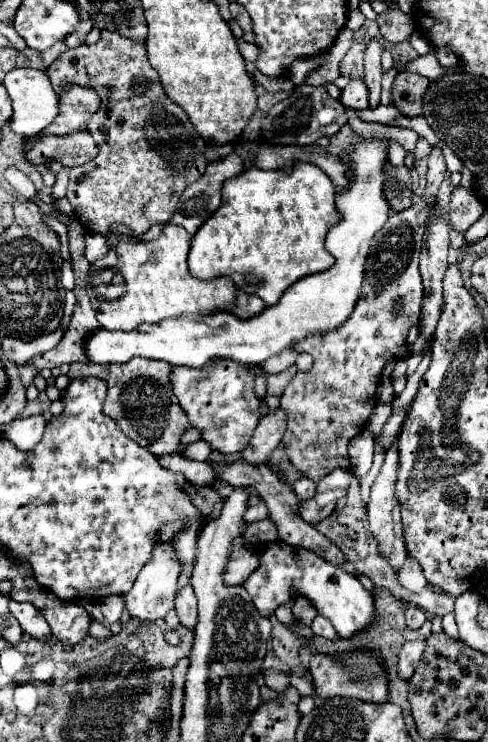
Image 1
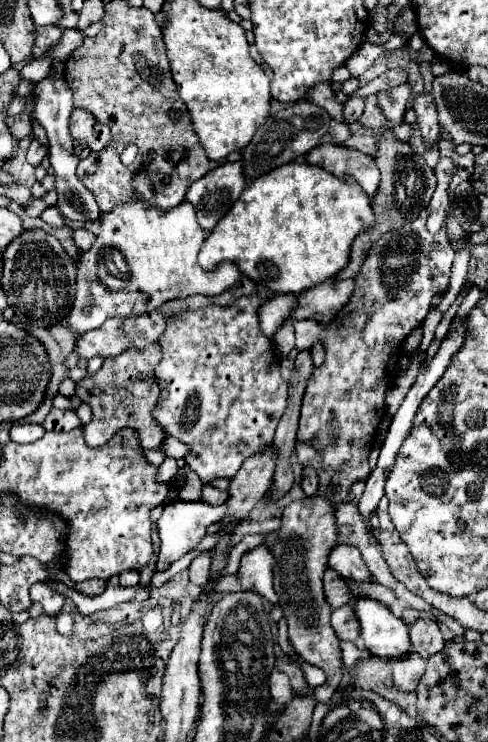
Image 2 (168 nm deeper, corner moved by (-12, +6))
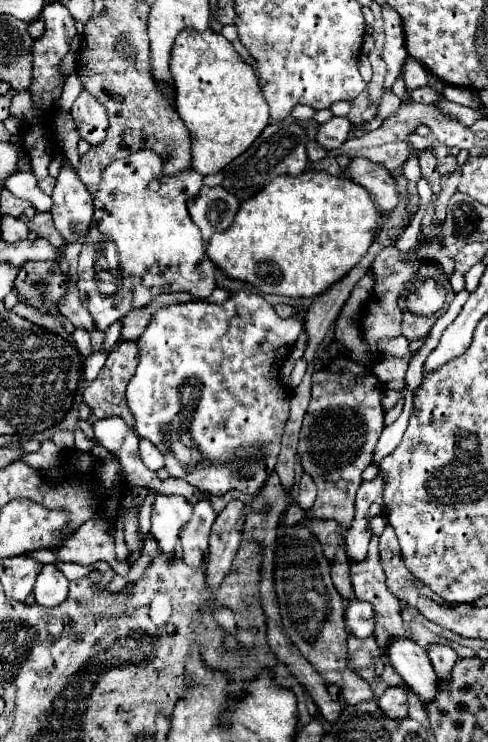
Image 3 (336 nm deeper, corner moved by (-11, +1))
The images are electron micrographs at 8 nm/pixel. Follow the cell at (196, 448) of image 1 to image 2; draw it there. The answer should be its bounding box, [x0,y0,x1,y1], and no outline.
[162,437,188,459]

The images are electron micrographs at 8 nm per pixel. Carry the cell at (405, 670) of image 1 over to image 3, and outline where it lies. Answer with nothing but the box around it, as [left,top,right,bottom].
[377,688,407,720]

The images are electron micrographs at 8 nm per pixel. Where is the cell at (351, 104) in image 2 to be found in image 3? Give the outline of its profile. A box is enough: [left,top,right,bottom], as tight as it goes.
[315,118,351,150]

